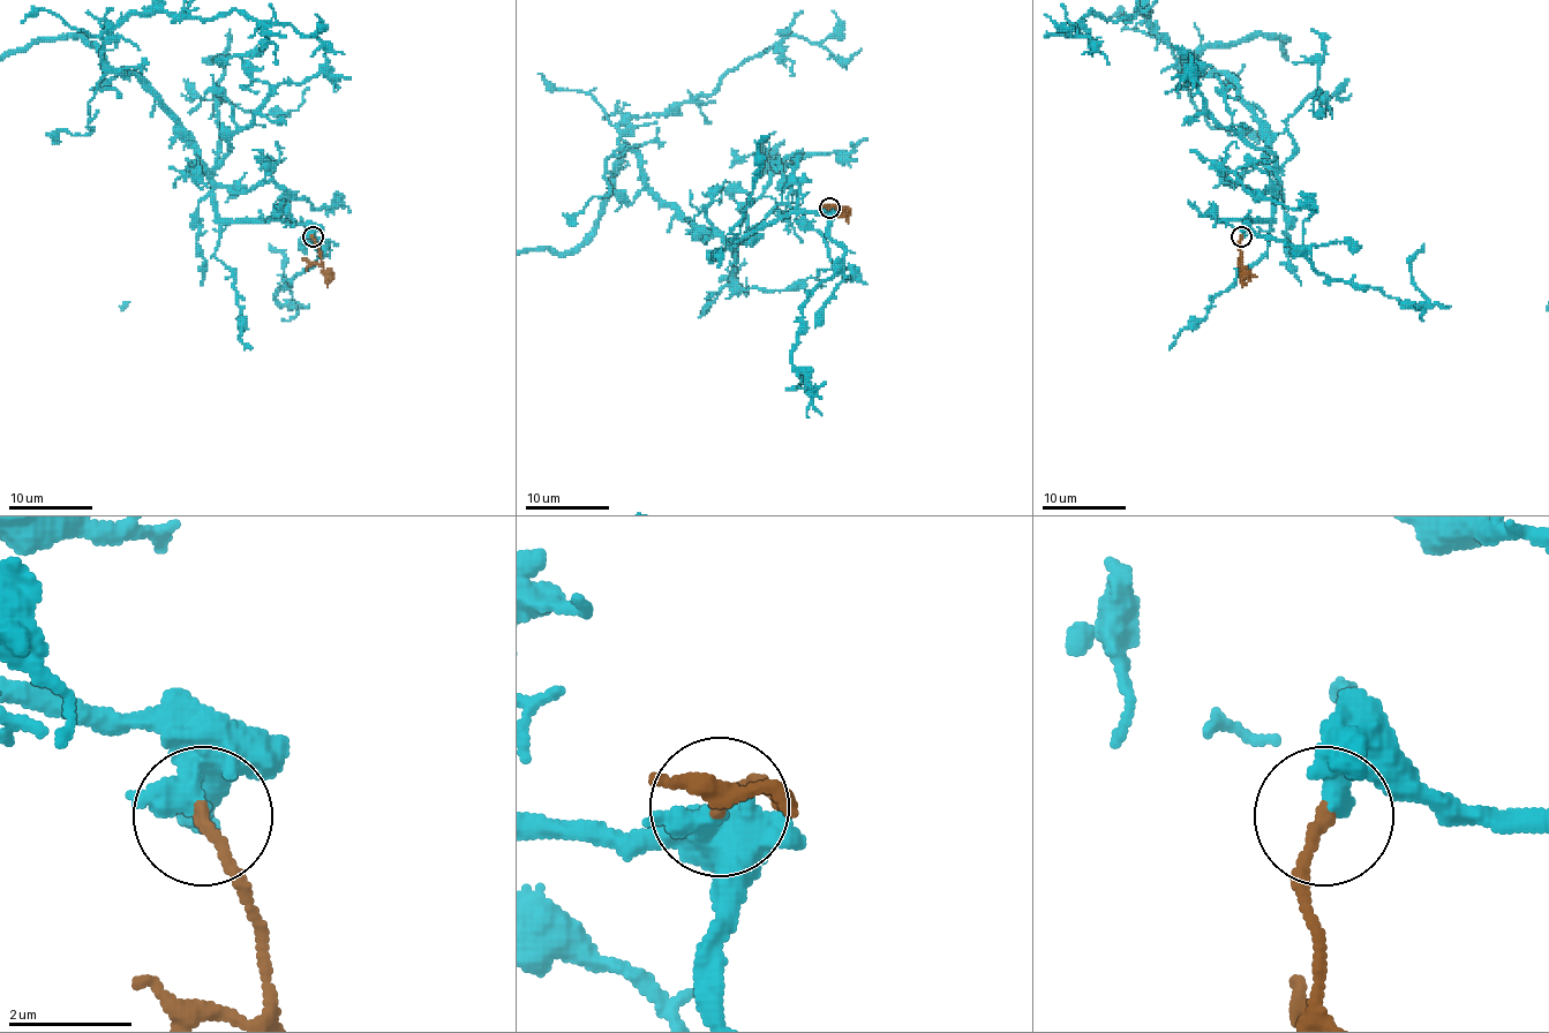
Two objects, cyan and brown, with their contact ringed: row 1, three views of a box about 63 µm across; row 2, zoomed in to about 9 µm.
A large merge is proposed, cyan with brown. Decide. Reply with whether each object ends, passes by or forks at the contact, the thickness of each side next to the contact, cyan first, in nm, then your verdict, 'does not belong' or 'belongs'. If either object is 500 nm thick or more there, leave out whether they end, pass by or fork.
cyan ends | brown ends | 460/200 nm | belongs

